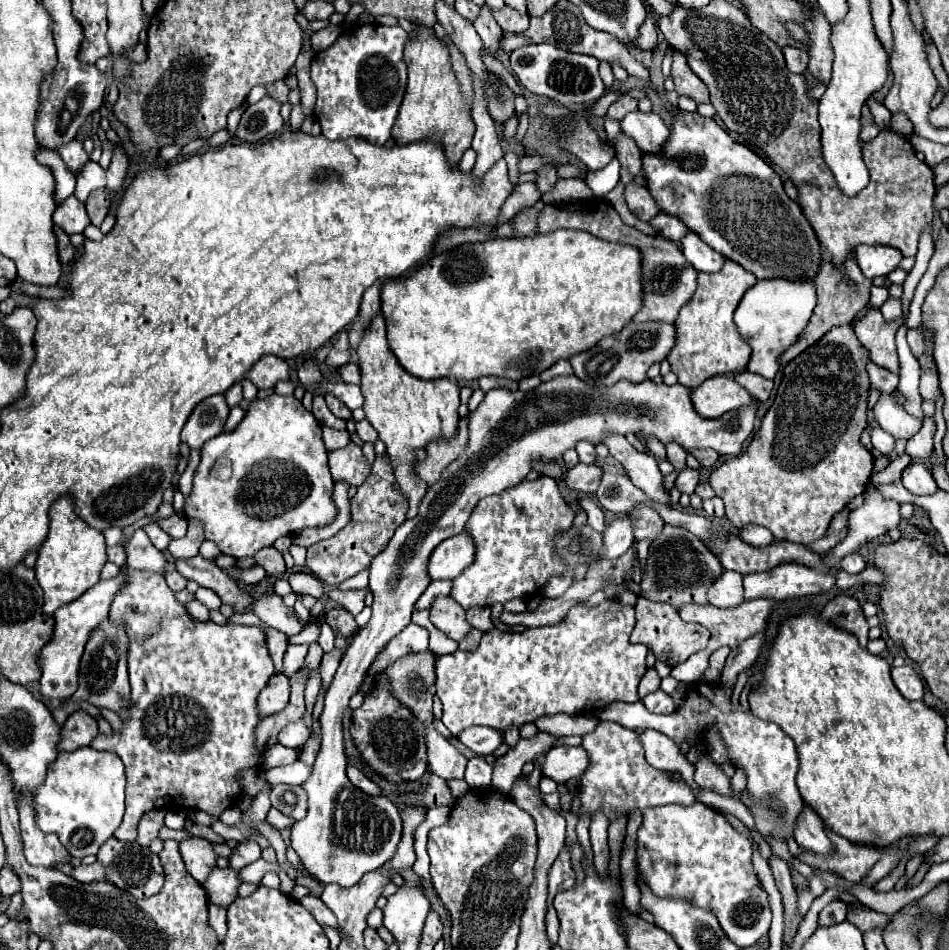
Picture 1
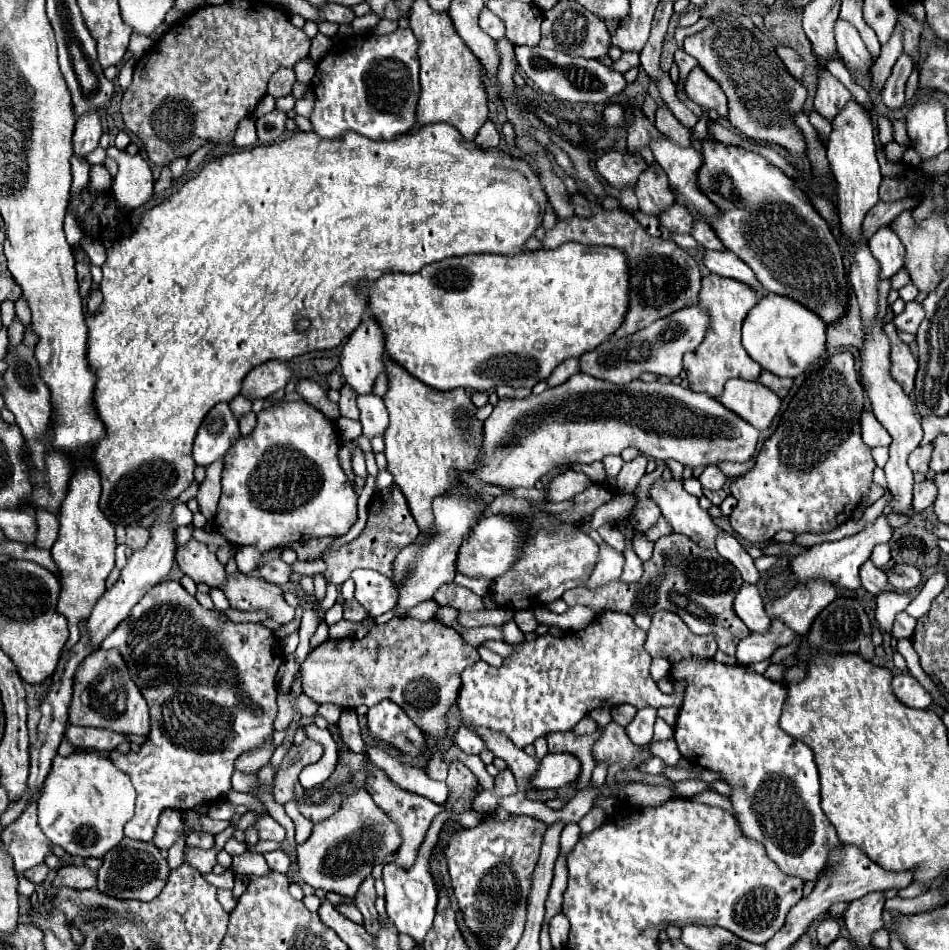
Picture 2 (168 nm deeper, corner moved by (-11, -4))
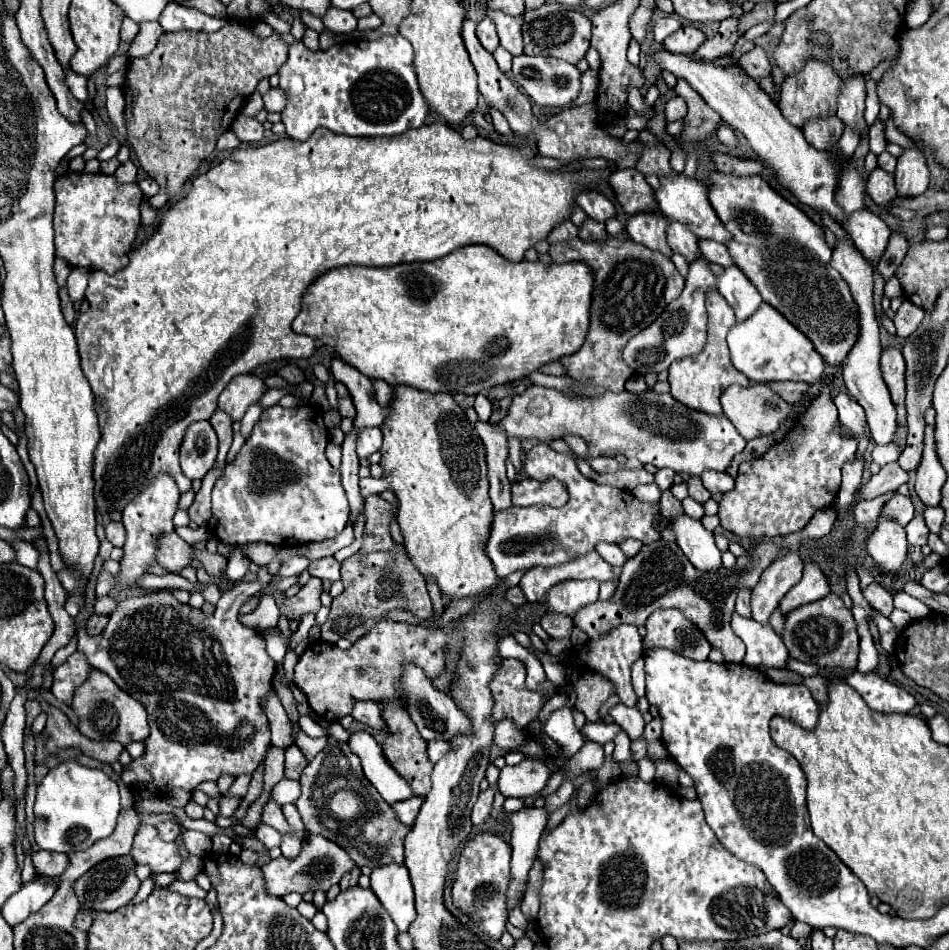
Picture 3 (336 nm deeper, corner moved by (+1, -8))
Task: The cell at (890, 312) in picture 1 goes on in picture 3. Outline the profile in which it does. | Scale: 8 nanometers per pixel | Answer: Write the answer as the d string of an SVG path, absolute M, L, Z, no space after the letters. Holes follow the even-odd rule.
M903 300L901 308L897 310L893 322L895 322L895 328L897 328L897 336L899 338L907 338L911 332L915 332L915 328L919 326L919 322L923 320L923 310L919 306L915 306L913 302L909 300Z

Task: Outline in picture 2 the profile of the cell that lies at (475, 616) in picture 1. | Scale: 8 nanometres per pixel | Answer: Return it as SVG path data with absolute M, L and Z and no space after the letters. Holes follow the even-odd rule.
M513 619L509 620L509 624L505 624L505 626L503 626L503 632L505 632L505 640L507 640L507 642L511 642L511 644L519 644L519 642L523 642L523 640L525 640L523 632L517 628L517 624L515 624Z

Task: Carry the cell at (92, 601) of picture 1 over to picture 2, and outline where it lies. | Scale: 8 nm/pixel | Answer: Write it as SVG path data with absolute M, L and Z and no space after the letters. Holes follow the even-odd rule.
M163 502L155 512L155 522L149 526L149 534L151 534L151 540L147 542L147 548L139 550L139 552L133 552L129 558L127 558L127 566L121 570L121 576L117 580L117 584L107 590L99 602L95 604L91 616L87 618L87 630L91 634L91 644L99 646L115 628L121 620L127 618L127 614L131 612L131 608L137 604L137 600L147 594L155 584L163 582L173 566L173 558L175 558L175 550L177 550L177 544L175 544L175 526L173 526L173 502Z

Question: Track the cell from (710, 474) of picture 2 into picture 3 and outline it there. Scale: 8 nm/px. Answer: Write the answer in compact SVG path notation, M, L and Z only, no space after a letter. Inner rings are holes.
M707 470L701 474L701 482L703 486L711 492L711 494L717 494L717 492L727 492L733 488L733 482L731 476L727 476L727 472L715 472L715 470Z

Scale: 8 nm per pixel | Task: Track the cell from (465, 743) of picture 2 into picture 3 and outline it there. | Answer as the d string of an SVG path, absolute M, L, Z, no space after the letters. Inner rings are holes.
M431 740L431 742L427 744L427 756L429 756L431 762L437 762L437 760L441 760L443 756L447 756L449 750L451 750L451 744L449 744L447 740Z

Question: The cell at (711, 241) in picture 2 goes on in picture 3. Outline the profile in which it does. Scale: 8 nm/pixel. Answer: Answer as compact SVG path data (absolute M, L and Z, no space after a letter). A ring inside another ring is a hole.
M699 240L699 250L709 262L715 262L719 266L735 264L735 262L731 262L731 256L729 256L727 248L723 244L715 242L715 240Z

